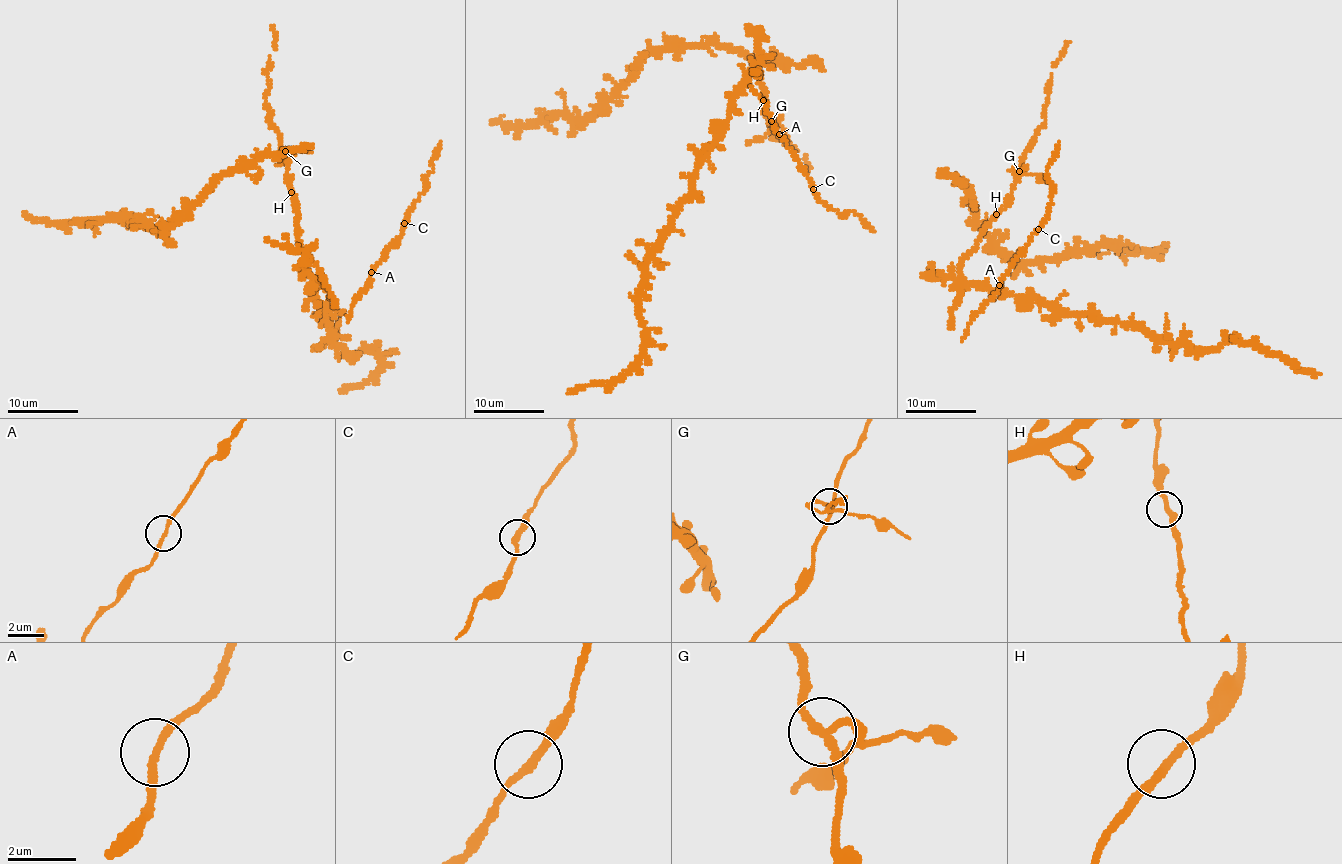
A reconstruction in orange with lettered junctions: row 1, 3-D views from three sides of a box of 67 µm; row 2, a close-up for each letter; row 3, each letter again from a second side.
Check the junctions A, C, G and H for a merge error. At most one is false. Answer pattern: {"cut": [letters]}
{"cut": ["G"]}

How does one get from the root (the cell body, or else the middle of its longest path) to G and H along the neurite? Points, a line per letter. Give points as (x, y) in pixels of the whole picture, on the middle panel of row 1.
G: (758, 74), (766, 95), (763, 110), (771, 121)
H: (758, 74), (760, 84), (765, 89), (763, 100)

